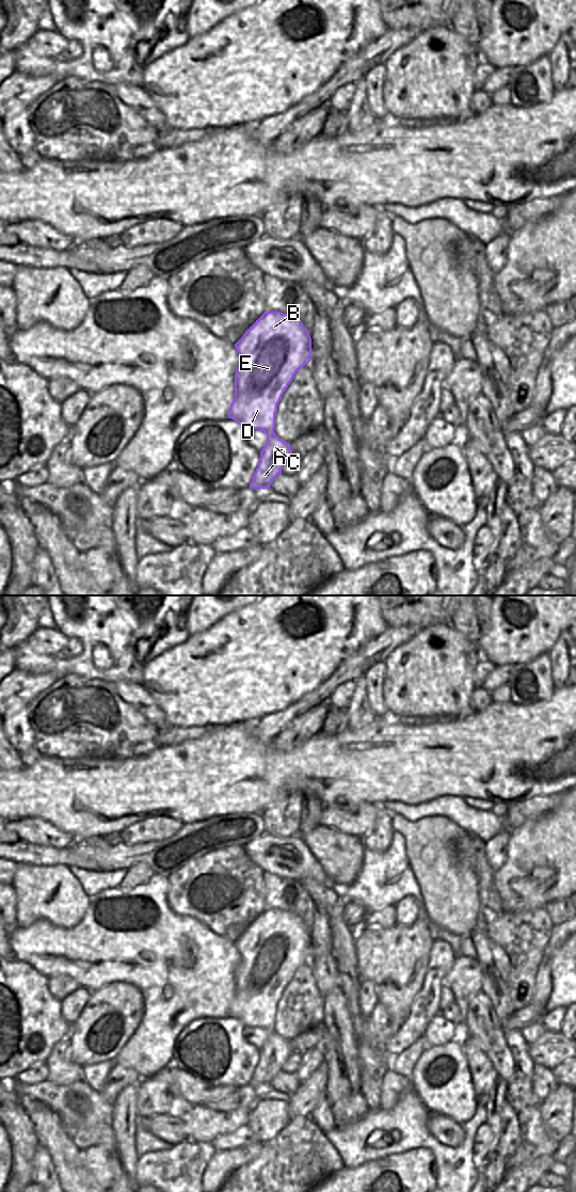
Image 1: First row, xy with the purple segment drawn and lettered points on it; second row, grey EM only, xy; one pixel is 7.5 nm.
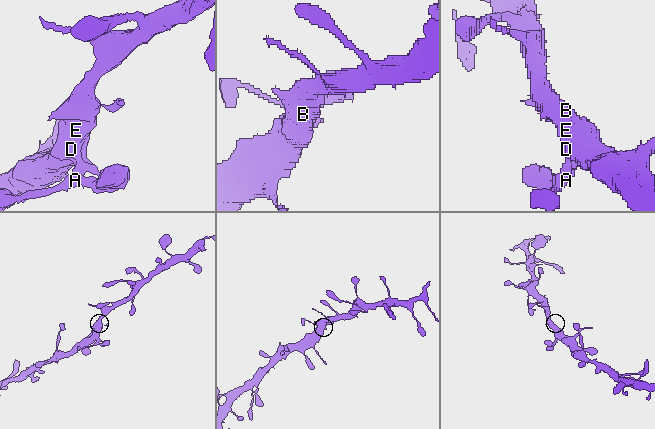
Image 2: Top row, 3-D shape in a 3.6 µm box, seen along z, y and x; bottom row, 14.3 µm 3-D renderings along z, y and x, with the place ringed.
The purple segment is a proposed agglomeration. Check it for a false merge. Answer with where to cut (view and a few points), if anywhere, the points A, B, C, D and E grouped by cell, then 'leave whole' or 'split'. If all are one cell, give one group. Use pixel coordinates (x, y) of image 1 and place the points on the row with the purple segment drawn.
no cut | A B C D E | leave whole

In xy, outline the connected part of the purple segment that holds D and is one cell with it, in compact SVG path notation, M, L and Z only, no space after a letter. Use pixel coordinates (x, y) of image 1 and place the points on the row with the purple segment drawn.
M265 312L235 344L239 366L235 375L235 398L228 418L244 429L259 429L267 434L258 466L250 483L251 489L269 489L292 456L290 444L274 432L277 404L294 375L311 360L309 331L295 317L281 312Z

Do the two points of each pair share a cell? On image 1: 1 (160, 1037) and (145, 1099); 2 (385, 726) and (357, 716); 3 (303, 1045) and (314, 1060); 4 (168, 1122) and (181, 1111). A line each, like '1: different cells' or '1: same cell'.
1: different cells
2: different cells
3: different cells
4: different cells

